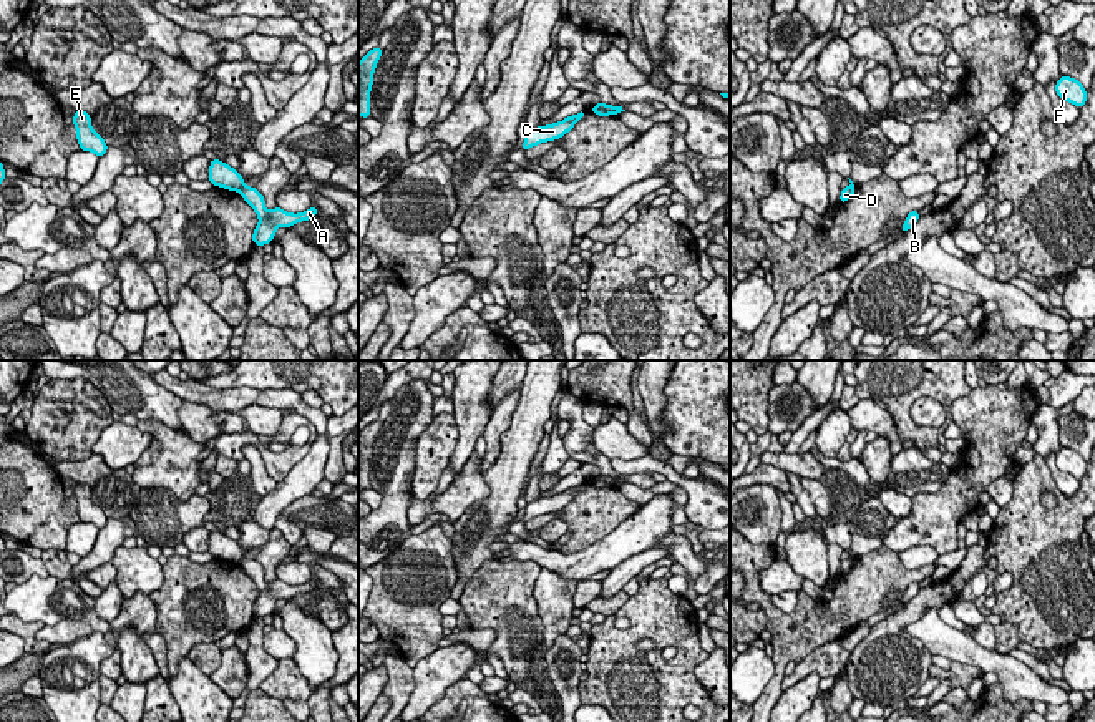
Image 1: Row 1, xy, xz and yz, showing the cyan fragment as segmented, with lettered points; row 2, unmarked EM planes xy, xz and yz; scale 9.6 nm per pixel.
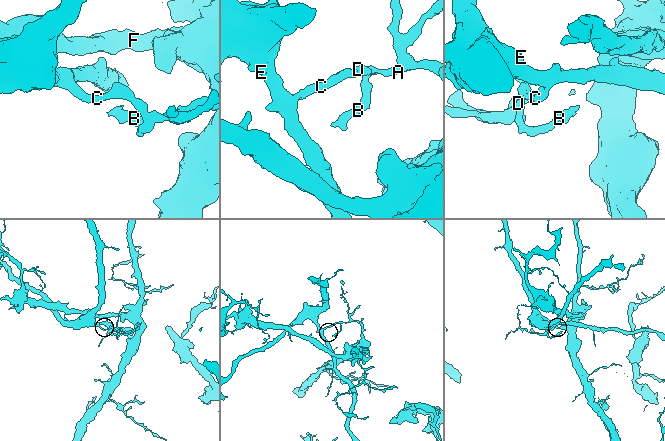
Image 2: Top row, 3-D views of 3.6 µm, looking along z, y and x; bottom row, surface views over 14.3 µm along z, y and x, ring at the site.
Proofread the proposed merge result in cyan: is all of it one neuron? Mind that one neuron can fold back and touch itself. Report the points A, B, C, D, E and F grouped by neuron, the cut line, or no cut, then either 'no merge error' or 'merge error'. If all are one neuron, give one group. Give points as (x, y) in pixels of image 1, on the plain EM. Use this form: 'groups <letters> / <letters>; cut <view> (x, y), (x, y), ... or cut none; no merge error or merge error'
groups A B D F / C E; cut xy (243, 556), (238, 561); merge error

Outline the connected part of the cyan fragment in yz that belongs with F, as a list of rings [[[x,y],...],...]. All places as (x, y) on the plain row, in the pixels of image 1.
[[[1062,446],[1055,456],[1055,463],[1058,470],[1070,473],[1077,480],[1082,480],[1087,473],[1087,461],[1078,451],[1073,451],[1070,448]]]

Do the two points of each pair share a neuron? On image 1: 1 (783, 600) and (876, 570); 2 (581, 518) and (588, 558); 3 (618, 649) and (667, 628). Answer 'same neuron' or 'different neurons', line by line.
1: different neurons
2: different neurons
3: same neuron

